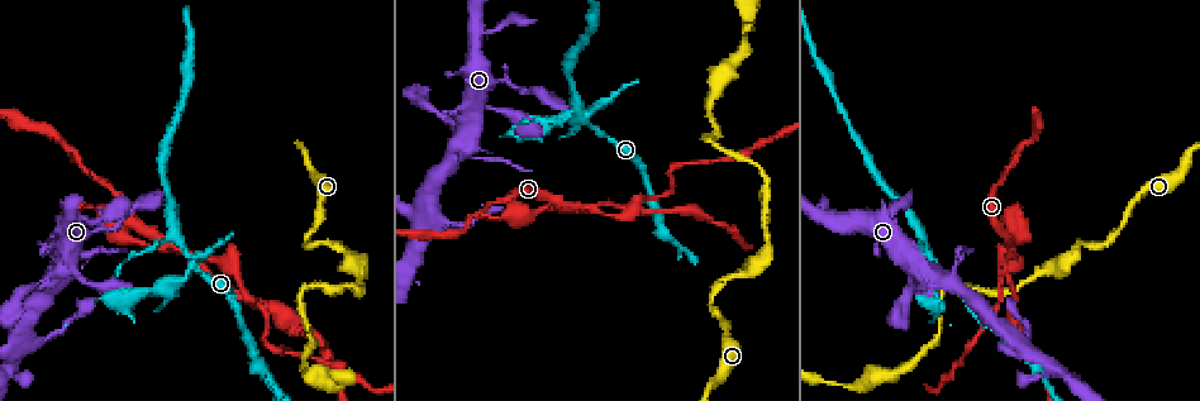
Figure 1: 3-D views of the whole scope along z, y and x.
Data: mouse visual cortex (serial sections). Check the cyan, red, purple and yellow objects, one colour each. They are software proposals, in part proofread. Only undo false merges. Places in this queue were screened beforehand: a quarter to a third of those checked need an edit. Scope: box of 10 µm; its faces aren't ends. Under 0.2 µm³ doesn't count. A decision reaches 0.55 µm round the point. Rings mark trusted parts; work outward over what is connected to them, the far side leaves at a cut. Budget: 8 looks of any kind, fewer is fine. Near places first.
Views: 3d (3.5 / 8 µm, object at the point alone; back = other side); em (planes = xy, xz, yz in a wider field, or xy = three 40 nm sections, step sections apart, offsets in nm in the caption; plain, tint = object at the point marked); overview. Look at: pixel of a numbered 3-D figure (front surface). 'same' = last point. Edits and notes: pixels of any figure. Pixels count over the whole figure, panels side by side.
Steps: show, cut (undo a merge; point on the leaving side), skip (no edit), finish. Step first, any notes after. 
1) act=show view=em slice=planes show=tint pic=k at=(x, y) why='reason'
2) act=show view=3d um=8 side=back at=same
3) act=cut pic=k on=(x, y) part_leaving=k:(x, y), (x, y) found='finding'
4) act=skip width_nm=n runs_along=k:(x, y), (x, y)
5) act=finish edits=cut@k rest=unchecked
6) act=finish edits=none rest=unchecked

act=show view=3d um=3.5 pic=1 at=(173, 235) why='abrupt turn'

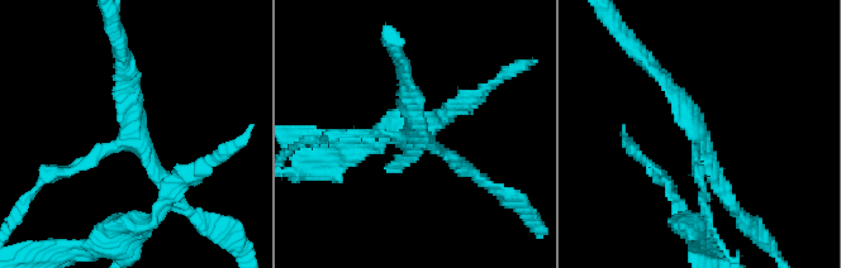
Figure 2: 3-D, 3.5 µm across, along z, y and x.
act=show view=em slice=xy step=2 show=tint pic=2 at=(136, 134) arms=3 arm_widths_nm=150,200,200

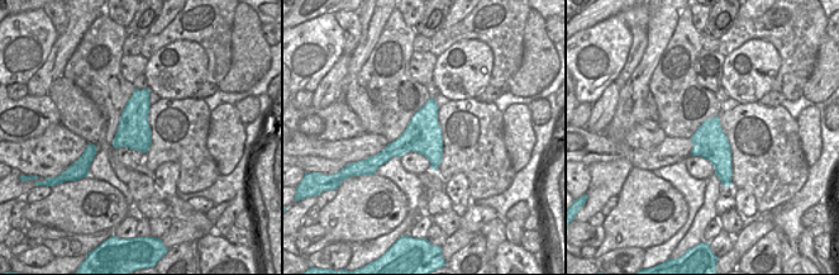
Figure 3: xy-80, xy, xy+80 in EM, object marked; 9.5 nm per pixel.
act=show view=em slice=planes show=tint at=same

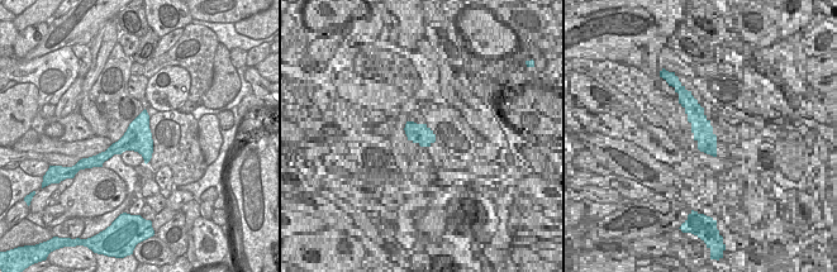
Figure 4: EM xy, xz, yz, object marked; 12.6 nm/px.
act=skip found='continuous, no second cell'

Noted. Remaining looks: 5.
act=show view=3d um=3.5 pic=1 at=(518, 129)

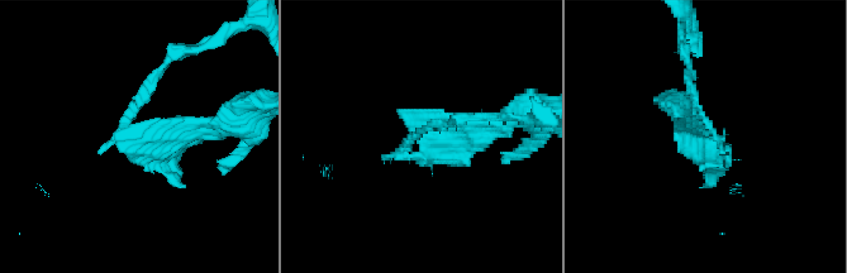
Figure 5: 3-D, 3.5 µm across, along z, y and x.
act=show view=em slice=xy step=5 show=tint pic=5 at=(422, 141) why='now the EM'

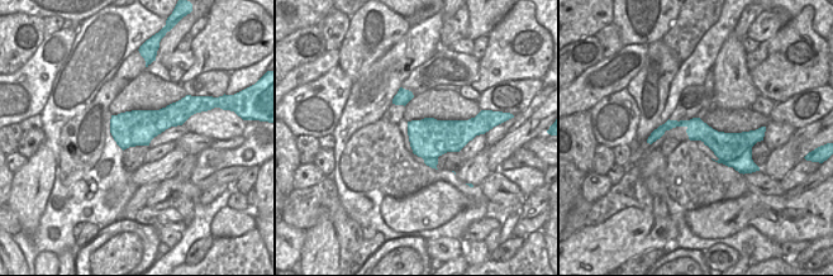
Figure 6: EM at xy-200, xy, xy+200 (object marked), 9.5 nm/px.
act=cut pic=5 on=(172, 147) part_leaving=5:(134, 138), (176, 145), (243, 114) found='a second cell is stuck on'

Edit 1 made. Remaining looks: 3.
act=show view=overview why='see it whole again'

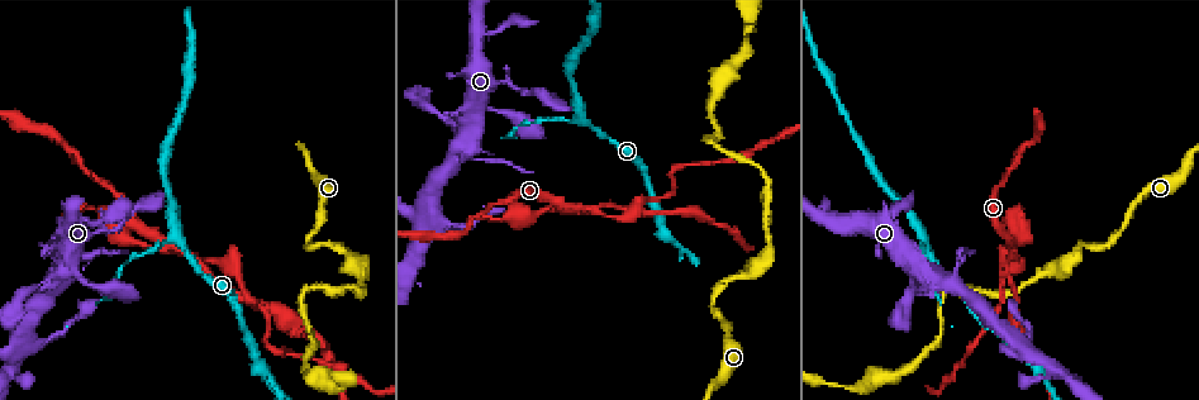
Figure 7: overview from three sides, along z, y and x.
act=show view=3d um=3.5 pic=7 at=(711, 306) why='abrupt turn'

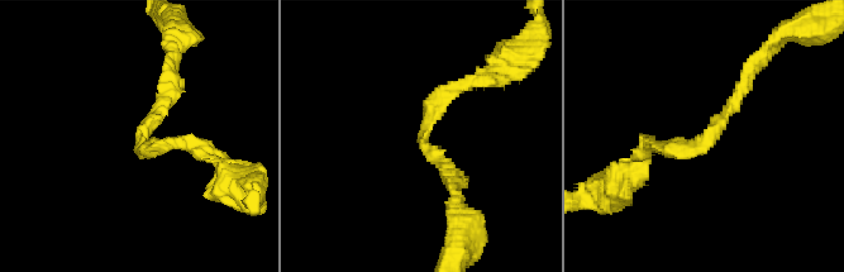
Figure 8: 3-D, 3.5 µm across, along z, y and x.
act=show view=em slice=xy step=2 show=tint pic=8 at=(139, 146)

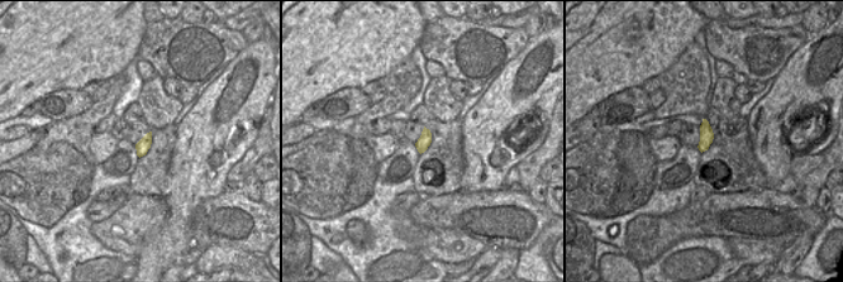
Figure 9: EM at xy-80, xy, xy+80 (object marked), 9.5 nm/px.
act=skip runs_along=8:(744, 85), (699, 147), (644, 147) found='all the same cell'

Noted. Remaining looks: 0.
act=finish edits=cut@5 rest=unchecked

